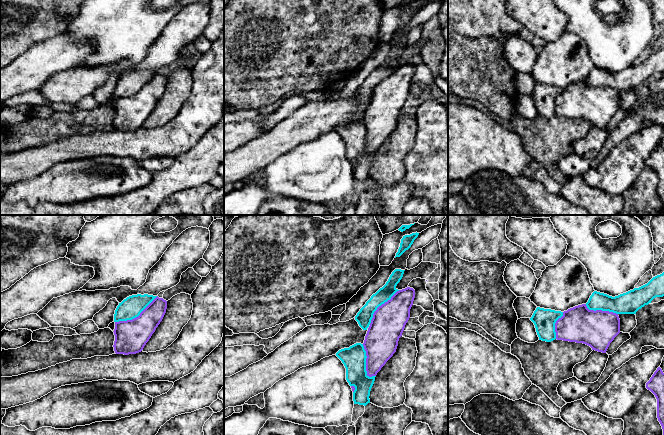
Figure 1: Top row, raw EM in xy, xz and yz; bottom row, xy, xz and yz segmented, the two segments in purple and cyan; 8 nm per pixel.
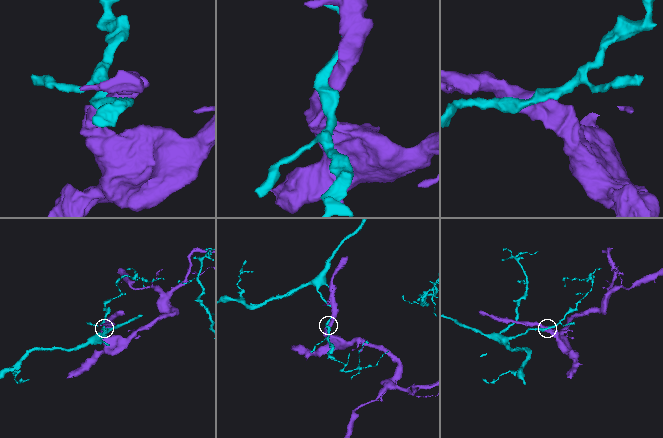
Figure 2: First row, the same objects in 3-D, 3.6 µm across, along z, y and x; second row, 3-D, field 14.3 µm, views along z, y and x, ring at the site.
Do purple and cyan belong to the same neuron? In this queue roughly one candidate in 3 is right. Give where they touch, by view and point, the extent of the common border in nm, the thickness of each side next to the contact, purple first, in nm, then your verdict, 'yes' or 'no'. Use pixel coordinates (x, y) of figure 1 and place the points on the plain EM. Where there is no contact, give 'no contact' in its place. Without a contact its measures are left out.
xy (136, 93) | 400 nm | 260/170 nm | no

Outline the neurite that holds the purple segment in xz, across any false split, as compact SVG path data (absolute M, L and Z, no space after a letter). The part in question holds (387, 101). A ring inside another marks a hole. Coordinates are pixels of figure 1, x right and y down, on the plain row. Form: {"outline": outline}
{"outline": "M407 63L397 67L374 88L363 119L367 152L376 152L396 128L399 114L410 94L414 74L415 66Z"}

